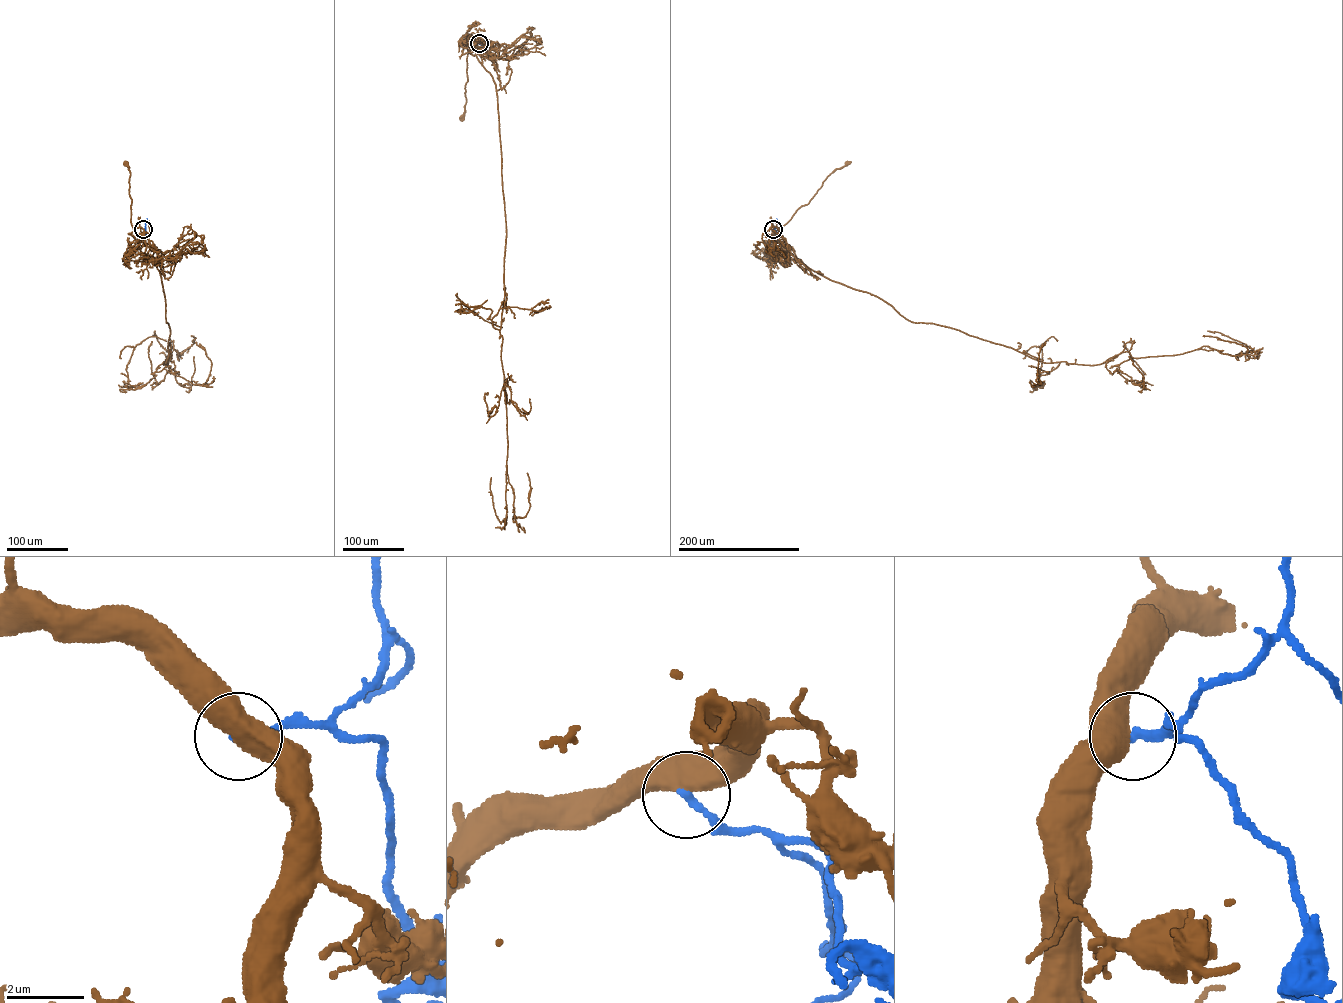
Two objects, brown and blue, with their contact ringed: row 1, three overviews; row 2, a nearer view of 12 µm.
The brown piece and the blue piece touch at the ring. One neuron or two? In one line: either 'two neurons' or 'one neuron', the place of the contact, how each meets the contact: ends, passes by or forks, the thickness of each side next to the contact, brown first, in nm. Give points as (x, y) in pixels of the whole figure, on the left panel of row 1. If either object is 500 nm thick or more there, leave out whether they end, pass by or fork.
two neurons; place (143, 229); calibres 550 and 240 nm

